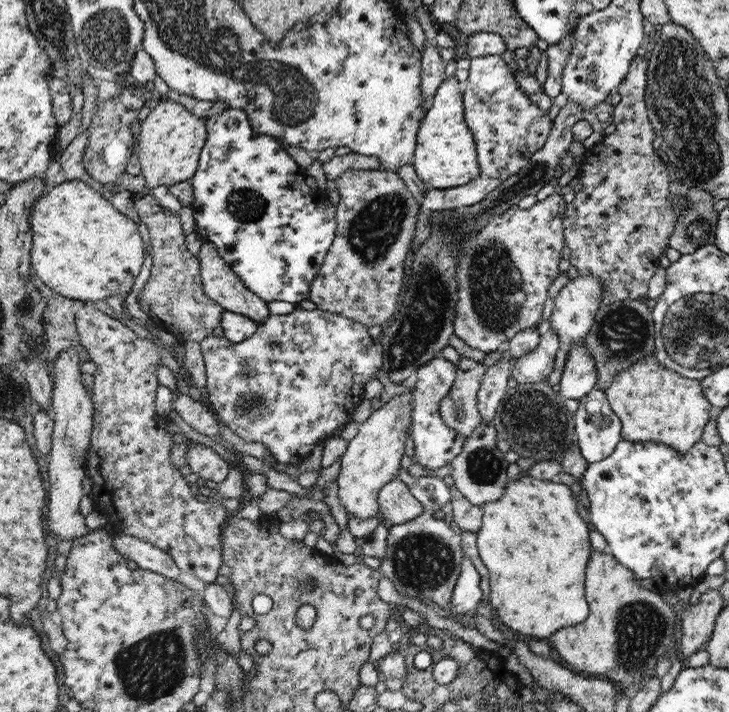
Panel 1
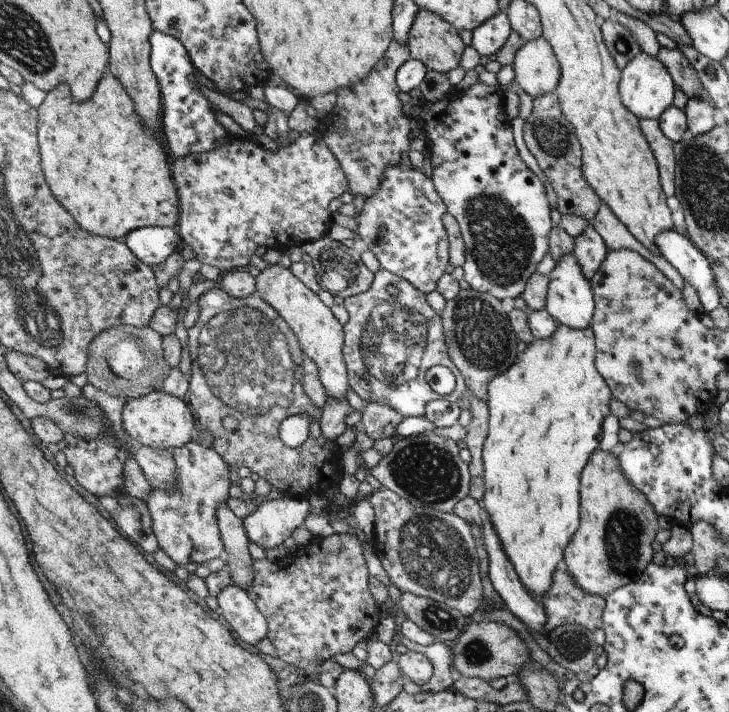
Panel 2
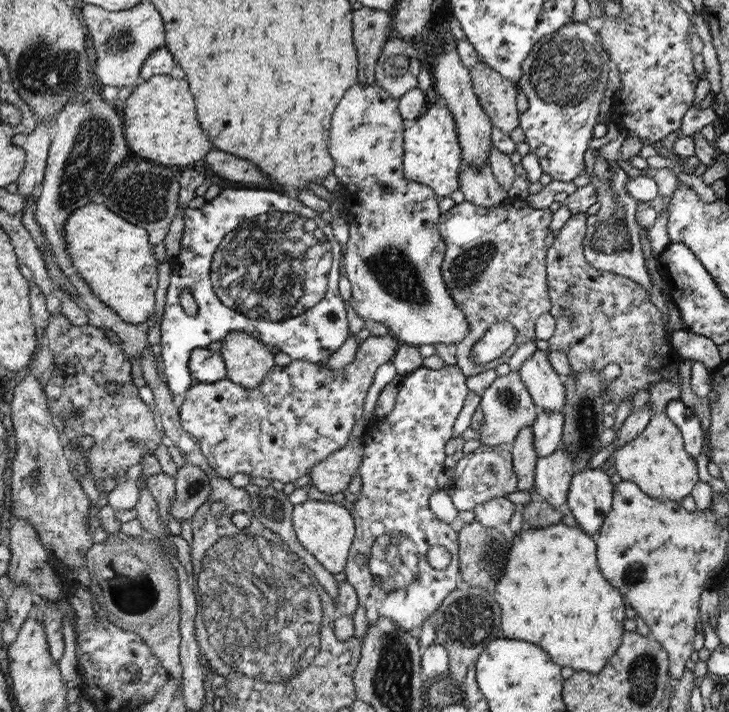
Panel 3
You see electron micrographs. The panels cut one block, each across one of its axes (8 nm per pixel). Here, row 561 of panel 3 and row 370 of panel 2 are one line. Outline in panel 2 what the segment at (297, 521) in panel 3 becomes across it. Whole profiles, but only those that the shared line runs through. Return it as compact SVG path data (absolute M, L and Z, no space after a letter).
M274 264L255 278L256 292L289 326L302 347L304 357L312 360L319 373L319 382L328 399L344 401L351 390L347 365L343 356L343 325L334 317L331 308L325 306L316 293L311 292L289 269Z

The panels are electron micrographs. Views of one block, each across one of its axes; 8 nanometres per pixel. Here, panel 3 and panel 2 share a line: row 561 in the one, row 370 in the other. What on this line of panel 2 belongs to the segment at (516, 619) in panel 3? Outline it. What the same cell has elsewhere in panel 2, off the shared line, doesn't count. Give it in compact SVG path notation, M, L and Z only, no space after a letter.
M557 324L557 330L552 336L543 340L535 339L532 343L529 343L526 350L519 354L516 363L504 373L492 378L487 387L486 404L489 411L489 426L481 453L483 459L483 474L481 476L484 478L486 491L480 504L487 516L490 516L489 522L492 522L494 533L498 536L501 548L513 565L520 583L535 599L542 598L545 593L549 592L556 568L564 563L564 550L572 541L574 532L579 528L578 502L580 502L580 492L578 490L580 490L580 472L588 463L590 456L598 450L603 434L603 421L611 414L609 410L609 402L612 400L611 391L595 368L595 357L595 337L590 327L585 330L575 330Z

